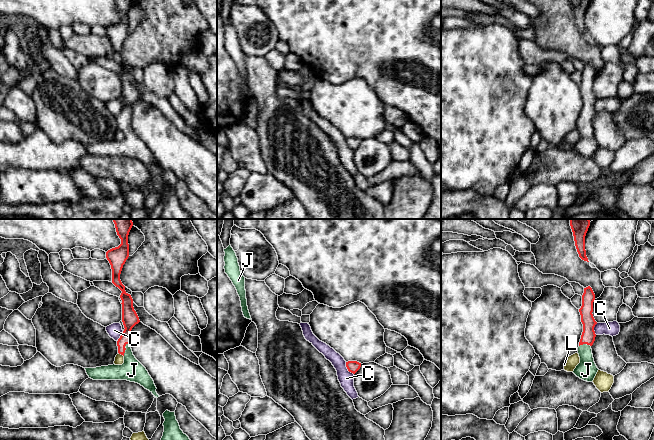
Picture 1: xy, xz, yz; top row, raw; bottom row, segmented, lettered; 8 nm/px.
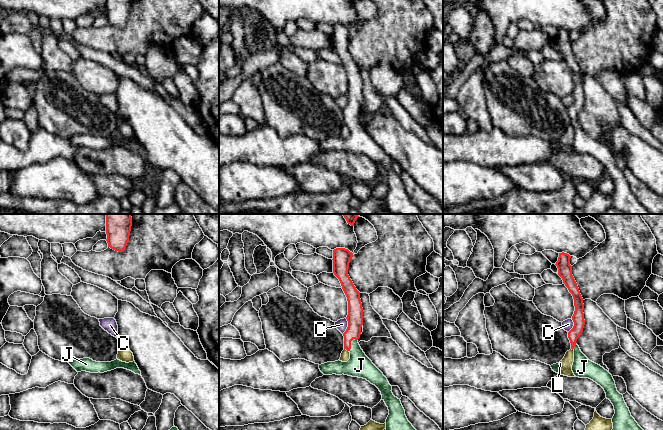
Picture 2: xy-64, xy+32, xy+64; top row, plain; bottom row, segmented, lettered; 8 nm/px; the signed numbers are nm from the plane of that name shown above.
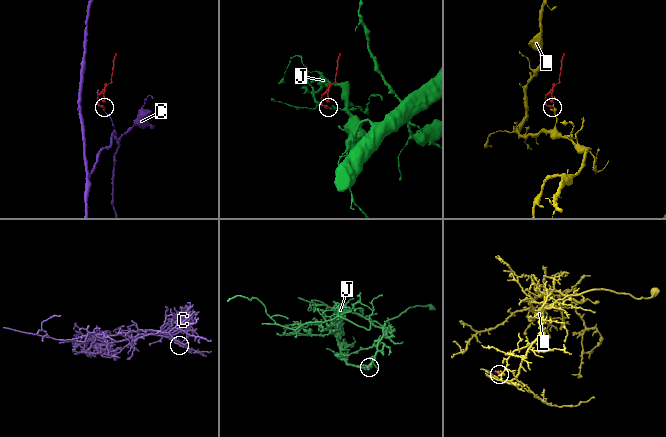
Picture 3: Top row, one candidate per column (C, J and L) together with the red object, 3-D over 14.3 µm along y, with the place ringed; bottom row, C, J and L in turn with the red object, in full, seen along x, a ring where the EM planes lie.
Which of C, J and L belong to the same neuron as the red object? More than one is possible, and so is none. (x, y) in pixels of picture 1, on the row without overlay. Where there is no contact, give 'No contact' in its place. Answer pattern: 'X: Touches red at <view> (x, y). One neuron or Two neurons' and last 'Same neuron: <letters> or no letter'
C: Touches red at xz (347, 144). Two neurons
J: Touches red at xy (125, 124). One neuron
L: Touches red at xy (121, 130). Two neurons
Same neuron: J

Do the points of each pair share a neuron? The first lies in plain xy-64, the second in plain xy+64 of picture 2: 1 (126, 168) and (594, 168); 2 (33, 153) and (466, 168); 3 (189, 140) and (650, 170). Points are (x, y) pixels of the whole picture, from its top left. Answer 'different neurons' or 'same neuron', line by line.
1: same neuron
2: different neurons
3: same neuron

